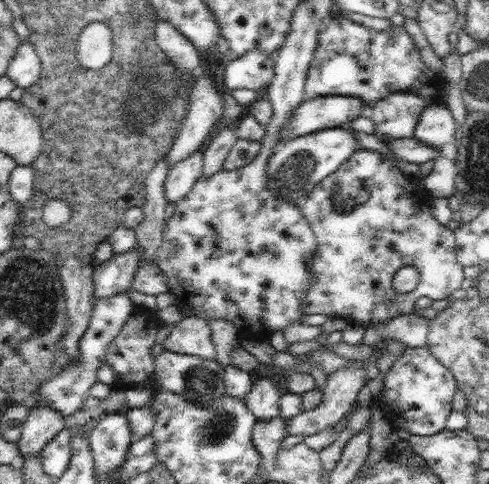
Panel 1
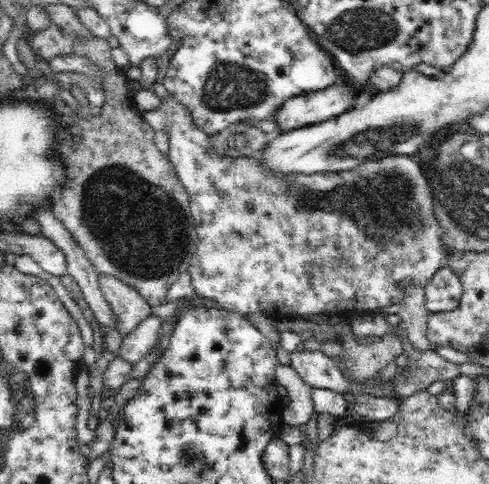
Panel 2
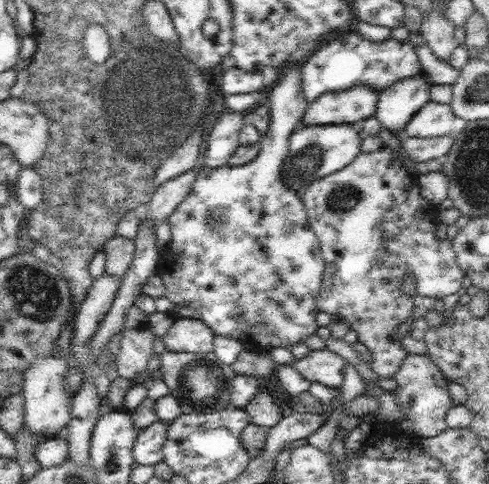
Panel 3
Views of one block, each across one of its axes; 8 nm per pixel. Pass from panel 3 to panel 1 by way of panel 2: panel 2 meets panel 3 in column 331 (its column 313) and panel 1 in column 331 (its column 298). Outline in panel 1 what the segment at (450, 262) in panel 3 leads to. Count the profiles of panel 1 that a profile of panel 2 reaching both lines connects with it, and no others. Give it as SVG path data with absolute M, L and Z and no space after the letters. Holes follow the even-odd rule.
M357 150L337 172L331 172L321 180L299 204L303 218L309 222L317 250L311 260L311 286L301 302L305 316L325 314L327 318L341 318L347 324L357 324L361 328L375 326L379 322L391 320L401 314L413 314L419 296L427 296L433 302L445 300L453 290L467 286L463 278L463 266L455 256L455 234L453 230L439 224L431 212L431 198L417 178L401 174L401 170L387 156L369 150ZM413 266L419 272L419 284L409 294L397 294L391 288L393 274L403 268Z

